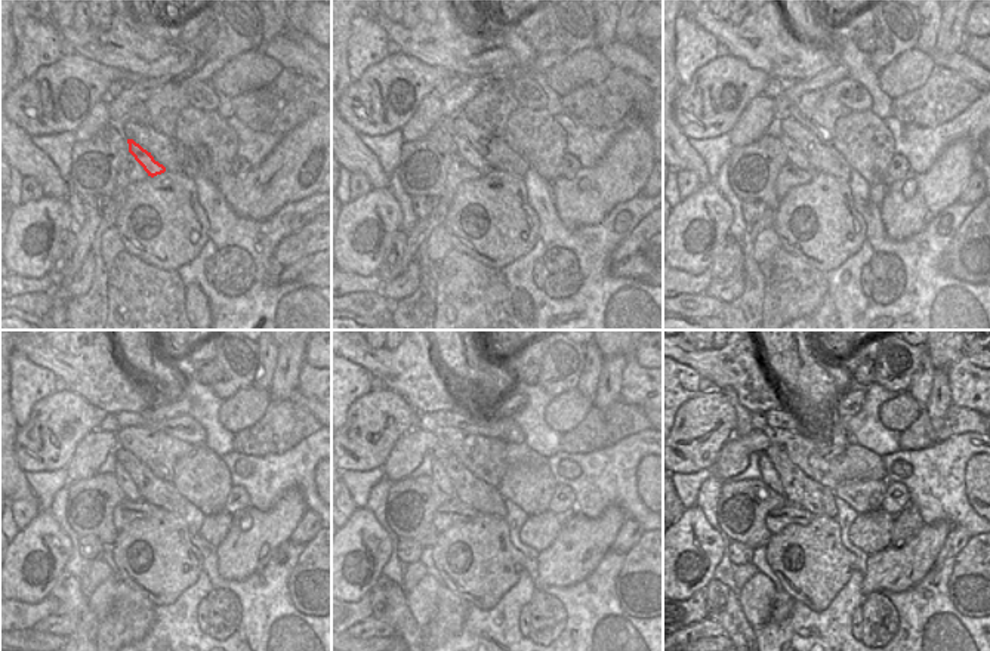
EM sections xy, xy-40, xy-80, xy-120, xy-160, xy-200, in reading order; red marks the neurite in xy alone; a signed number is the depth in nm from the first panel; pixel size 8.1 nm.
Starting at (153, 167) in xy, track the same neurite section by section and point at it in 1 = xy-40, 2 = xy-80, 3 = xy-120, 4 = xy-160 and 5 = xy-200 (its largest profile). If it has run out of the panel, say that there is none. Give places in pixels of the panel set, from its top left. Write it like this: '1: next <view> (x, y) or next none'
1: next xy-40 (463, 147)
2: next xy-80 (795, 156)
3: next xy-120 (125, 480)
4: next xy-160 (438, 474)
5: next xy-200 (770, 477)

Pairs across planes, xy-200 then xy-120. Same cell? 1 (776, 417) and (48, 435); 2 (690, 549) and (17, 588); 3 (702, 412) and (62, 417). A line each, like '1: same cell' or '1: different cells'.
1: different cells
2: same cell
3: same cell

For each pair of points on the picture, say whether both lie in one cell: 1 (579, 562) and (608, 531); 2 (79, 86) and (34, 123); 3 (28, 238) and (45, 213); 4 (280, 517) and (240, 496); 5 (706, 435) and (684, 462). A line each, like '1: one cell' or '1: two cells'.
1: one cell
2: one cell
3: one cell
4: two cells
5: one cell

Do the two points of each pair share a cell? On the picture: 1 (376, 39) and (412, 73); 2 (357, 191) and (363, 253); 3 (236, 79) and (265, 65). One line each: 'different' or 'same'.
1: different
2: different
3: same

